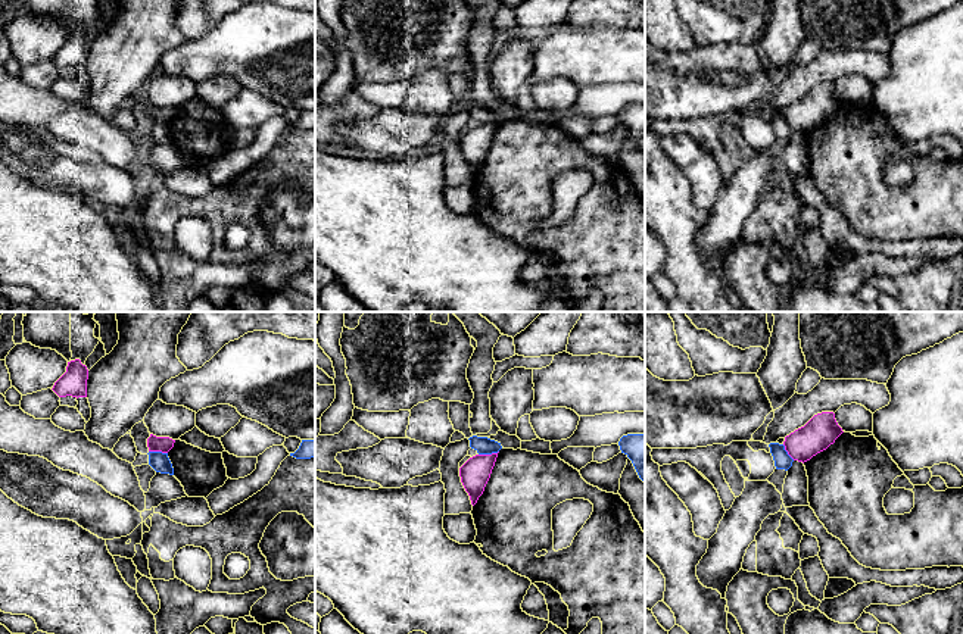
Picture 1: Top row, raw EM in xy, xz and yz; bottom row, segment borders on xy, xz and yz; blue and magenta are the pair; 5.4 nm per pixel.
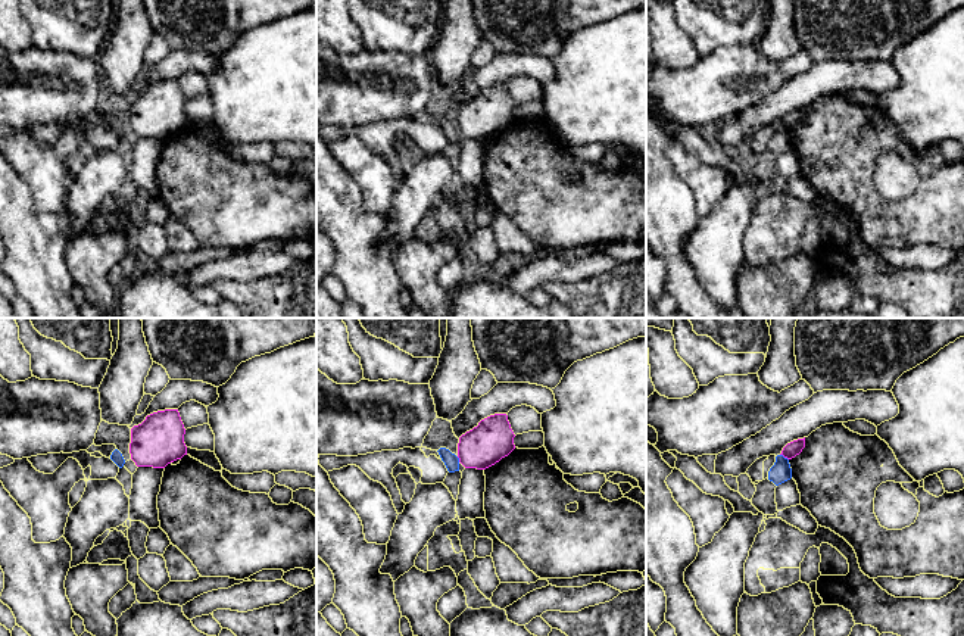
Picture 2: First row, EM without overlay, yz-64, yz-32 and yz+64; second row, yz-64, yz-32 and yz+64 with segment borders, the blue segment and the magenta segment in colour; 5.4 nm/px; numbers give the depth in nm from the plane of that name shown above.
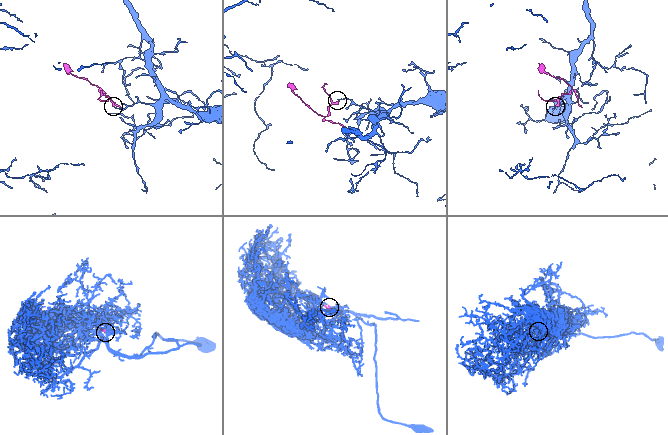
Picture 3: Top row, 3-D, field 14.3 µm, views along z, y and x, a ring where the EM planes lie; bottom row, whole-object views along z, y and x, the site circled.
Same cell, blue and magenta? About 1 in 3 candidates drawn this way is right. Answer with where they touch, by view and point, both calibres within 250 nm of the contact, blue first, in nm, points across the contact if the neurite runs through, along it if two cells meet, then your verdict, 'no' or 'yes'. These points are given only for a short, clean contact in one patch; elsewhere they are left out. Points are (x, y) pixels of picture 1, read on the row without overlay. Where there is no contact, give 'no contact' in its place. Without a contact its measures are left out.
contact xz (488, 124); calibres 100 and 160 nm; border xz (498, 121), (489, 125), (479, 125); no

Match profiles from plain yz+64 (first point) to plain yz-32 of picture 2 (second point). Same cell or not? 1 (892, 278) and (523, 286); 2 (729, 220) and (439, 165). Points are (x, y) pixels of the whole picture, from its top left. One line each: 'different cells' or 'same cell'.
1: different cells
2: same cell

